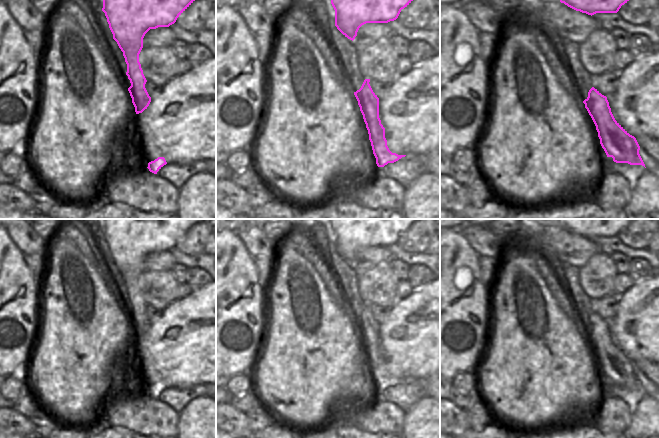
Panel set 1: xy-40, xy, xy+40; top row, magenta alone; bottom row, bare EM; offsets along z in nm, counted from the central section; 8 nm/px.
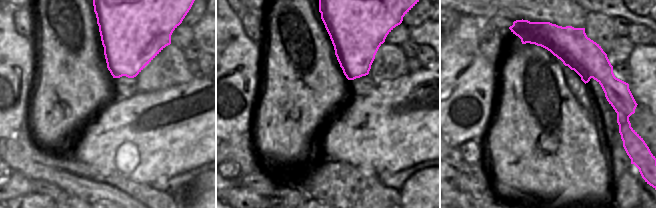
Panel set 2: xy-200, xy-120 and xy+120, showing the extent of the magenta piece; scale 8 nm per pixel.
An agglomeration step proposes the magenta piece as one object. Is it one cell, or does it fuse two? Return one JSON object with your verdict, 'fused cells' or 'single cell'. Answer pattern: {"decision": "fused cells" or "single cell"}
{"decision": "single cell"}

